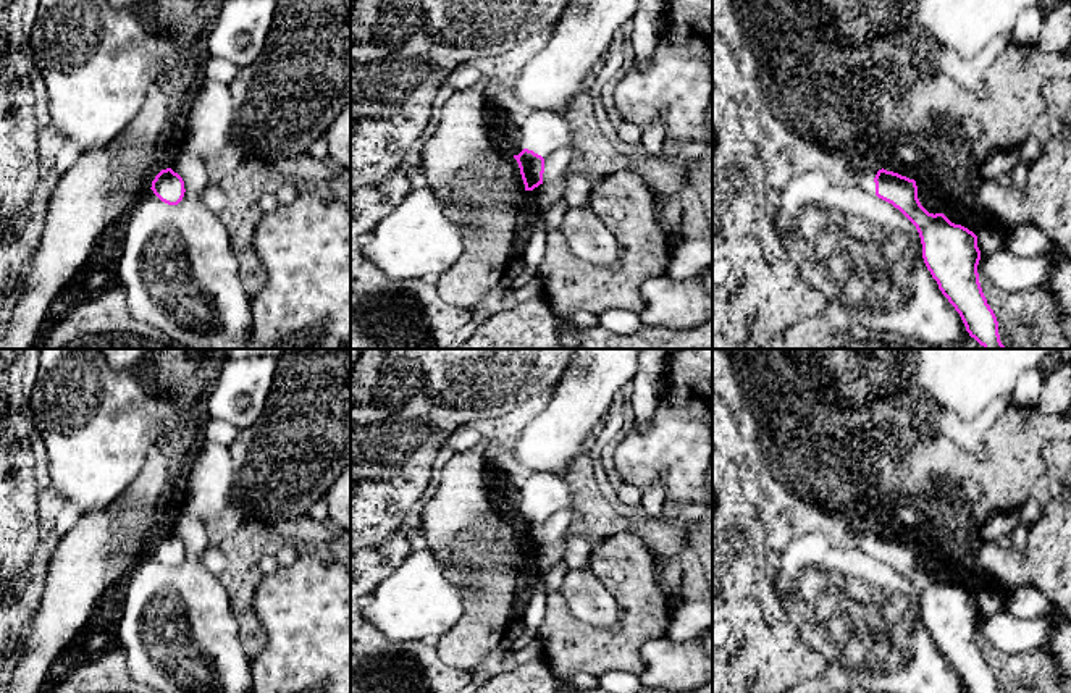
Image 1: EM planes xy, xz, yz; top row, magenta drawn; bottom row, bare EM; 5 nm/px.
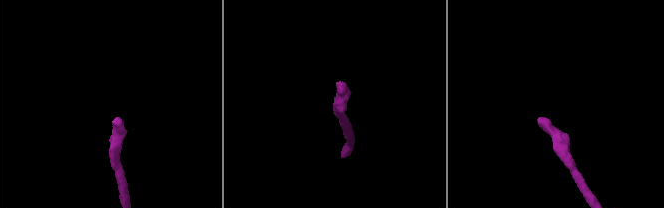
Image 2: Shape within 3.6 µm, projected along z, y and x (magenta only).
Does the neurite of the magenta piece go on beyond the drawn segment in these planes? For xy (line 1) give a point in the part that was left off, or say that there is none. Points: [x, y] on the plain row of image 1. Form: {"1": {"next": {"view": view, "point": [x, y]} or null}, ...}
{"1": {"next": null}}

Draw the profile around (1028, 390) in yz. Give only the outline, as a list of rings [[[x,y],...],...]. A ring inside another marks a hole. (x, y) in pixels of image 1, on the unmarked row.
[[[1039,367],[1024,372],[1014,386],[1013,404],[1021,407],[1035,407],[1044,386],[1045,380]]]

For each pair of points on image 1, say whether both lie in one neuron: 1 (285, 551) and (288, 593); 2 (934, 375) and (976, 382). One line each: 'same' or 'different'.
1: different
2: same

